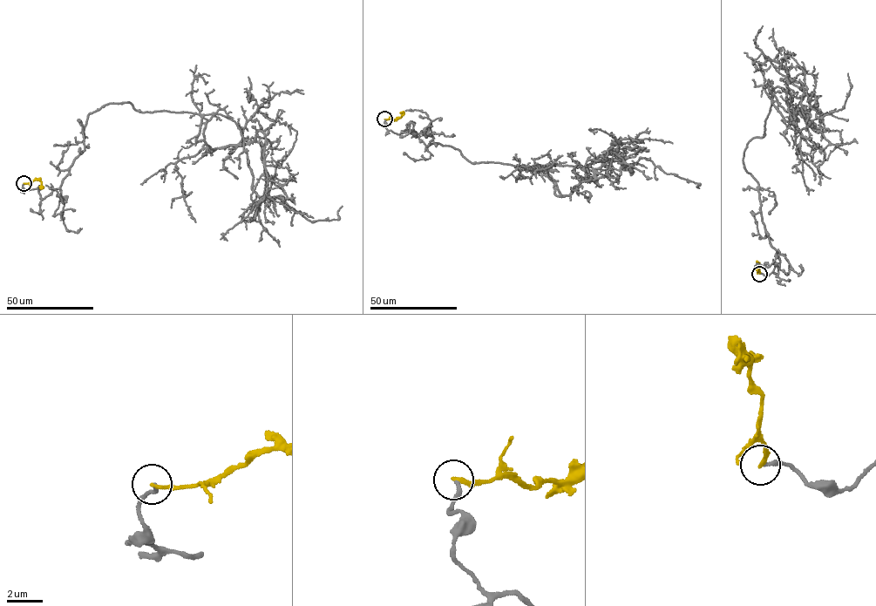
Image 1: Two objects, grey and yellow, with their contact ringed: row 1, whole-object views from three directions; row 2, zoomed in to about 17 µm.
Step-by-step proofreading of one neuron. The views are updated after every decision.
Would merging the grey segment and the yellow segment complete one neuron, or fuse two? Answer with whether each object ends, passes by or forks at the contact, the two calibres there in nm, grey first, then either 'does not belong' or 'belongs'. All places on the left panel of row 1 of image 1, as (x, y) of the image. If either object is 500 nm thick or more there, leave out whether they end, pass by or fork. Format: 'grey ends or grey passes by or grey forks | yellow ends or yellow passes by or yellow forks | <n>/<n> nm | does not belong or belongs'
grey ends | yellow ends | 220/200 nm | does not belong

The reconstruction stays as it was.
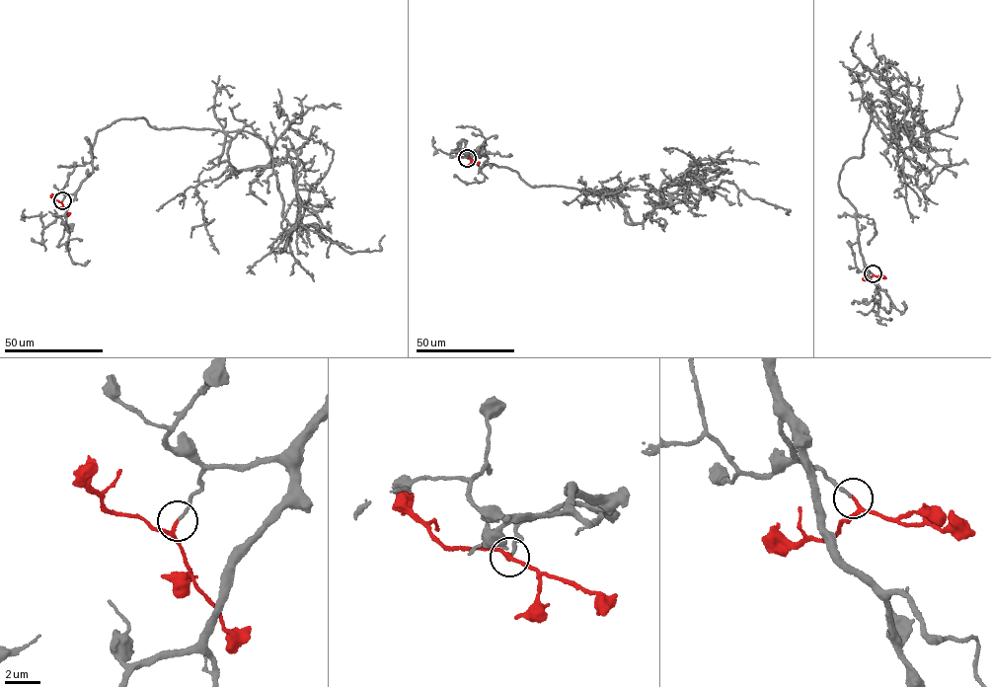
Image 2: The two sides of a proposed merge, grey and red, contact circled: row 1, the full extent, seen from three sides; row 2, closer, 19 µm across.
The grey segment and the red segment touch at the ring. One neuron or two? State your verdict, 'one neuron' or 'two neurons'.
one neuron

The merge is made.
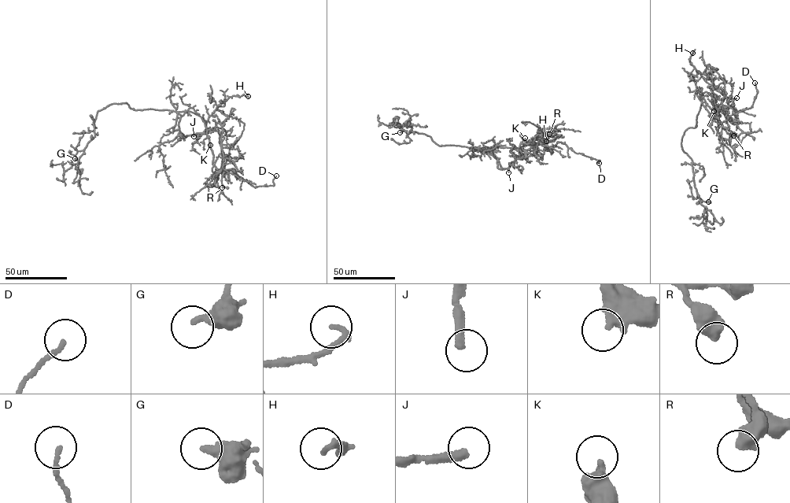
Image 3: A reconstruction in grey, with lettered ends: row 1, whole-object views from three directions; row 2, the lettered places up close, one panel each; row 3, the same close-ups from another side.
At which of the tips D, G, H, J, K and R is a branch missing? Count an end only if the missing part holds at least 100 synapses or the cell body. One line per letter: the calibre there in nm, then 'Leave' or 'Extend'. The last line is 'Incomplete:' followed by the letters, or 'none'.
D: Thickness 170 nm. Leave
G: Thickness 320 nm. Leave
H: Thickness 200 nm. Leave
J: Thickness 320 nm. Extend
K: Thickness 440 nm. Leave
R: Thickness 550 nm. Leave
Incomplete: J

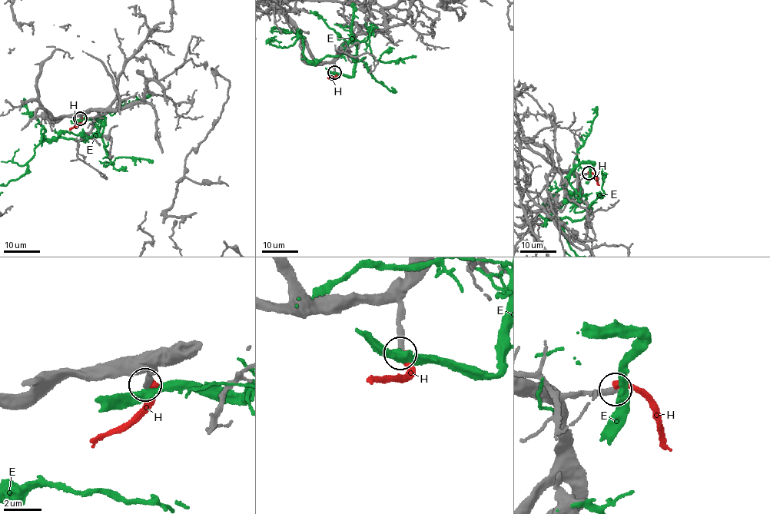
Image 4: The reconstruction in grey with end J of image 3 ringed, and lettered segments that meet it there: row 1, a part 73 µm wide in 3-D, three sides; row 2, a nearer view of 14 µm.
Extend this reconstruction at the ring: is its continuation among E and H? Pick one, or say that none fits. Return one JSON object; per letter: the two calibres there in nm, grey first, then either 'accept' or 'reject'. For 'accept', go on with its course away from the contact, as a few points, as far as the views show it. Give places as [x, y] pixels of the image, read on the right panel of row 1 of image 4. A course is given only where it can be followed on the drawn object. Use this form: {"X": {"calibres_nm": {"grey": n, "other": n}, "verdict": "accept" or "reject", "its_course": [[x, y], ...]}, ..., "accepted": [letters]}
{"E": {"calibres_nm": {"grey": 320, "other": 440}, "verdict": "reject"}, "H": {"calibres_nm": {"grey": 320, "other": 340}, "verdict": "reject"}, "accepted": []}

